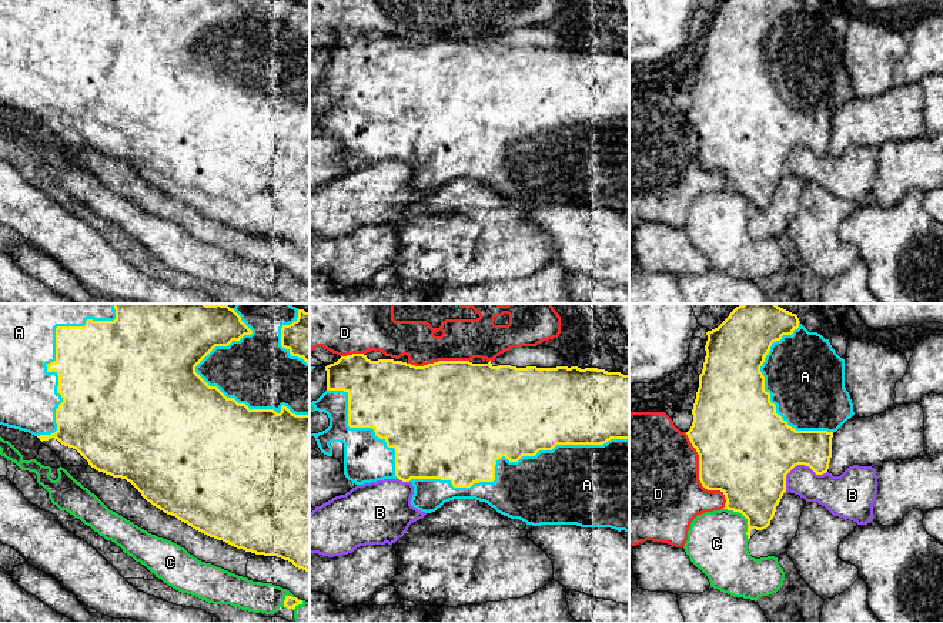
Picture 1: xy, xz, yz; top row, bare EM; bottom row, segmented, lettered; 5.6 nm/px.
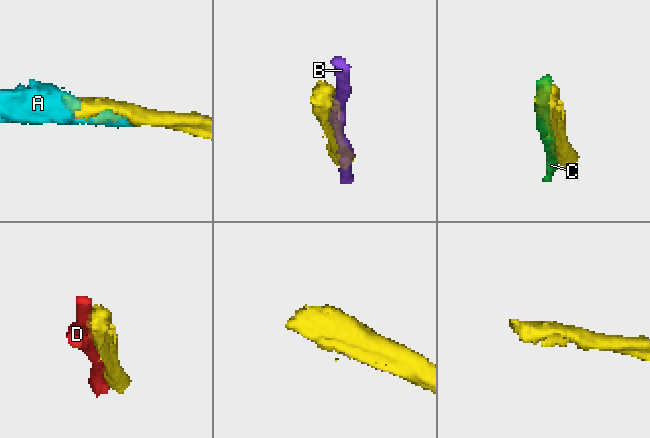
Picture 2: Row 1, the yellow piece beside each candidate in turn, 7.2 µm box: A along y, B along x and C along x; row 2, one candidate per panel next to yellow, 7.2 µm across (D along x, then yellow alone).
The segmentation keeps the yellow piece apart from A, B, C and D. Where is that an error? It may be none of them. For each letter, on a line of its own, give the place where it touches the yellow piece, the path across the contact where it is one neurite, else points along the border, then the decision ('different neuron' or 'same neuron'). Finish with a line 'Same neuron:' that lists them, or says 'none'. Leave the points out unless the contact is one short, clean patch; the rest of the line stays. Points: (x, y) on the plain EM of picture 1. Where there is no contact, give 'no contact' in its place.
A: xz (510, 141) | same neuron
B: yz (798, 144) | different neuron
C: yz (745, 197) | different neuron
D: yz (699, 157) | different neuron
Same neuron: A

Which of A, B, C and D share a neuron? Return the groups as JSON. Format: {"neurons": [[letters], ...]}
{"neurons": [["A"], ["B"], ["C"], ["D"]]}

